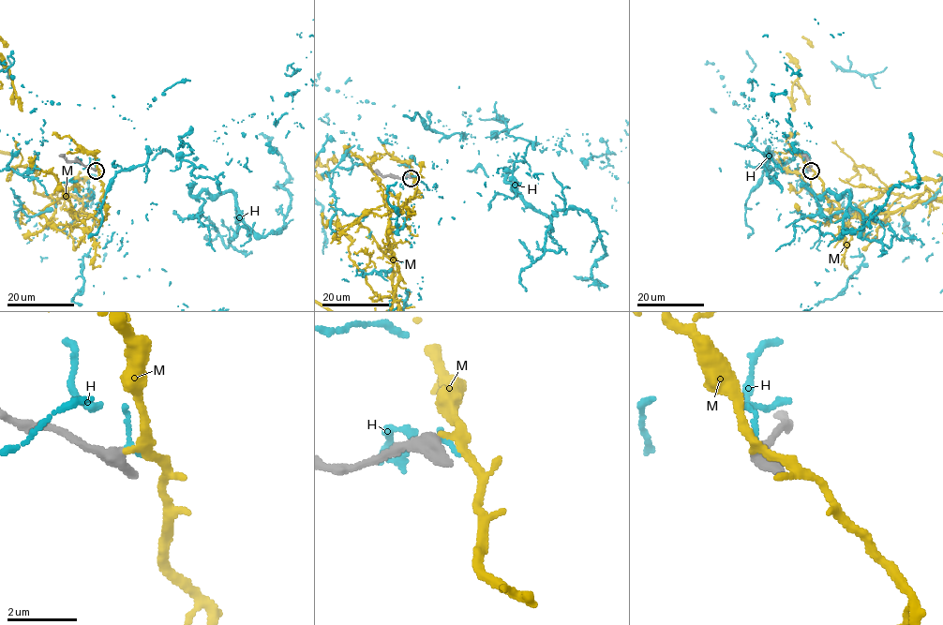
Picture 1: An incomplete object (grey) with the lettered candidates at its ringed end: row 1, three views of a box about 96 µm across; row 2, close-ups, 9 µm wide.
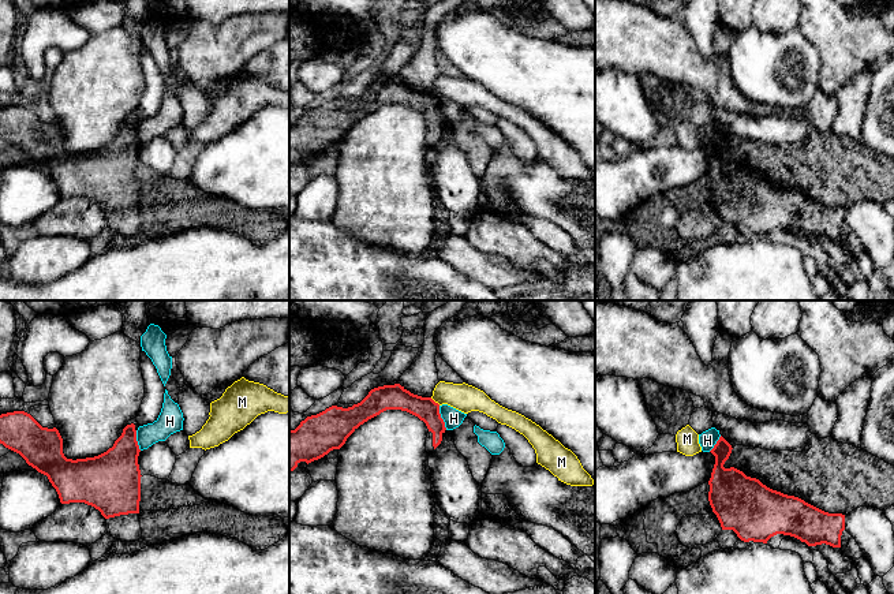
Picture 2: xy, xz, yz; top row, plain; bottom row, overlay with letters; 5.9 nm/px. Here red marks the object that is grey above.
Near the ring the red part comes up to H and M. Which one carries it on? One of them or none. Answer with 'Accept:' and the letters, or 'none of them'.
Accept: none of them

